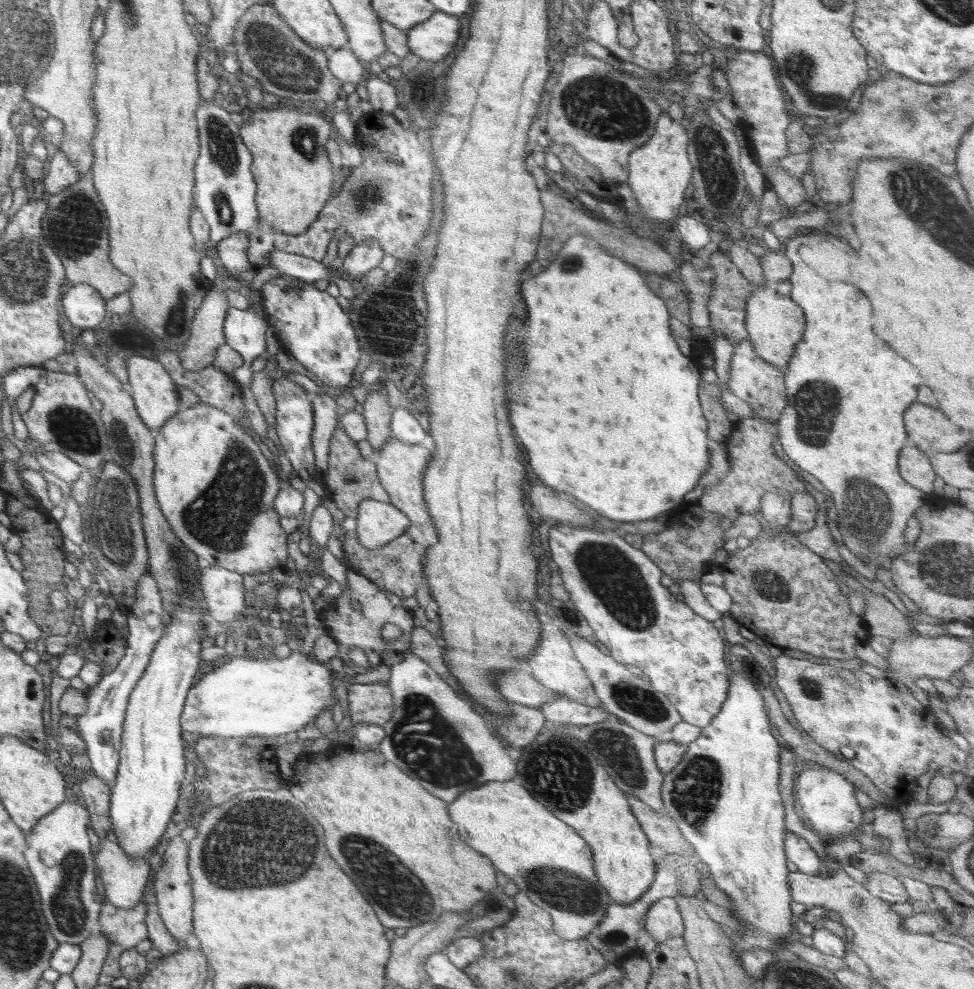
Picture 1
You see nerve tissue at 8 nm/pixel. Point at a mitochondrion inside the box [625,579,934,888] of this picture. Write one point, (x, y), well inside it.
(696, 792)

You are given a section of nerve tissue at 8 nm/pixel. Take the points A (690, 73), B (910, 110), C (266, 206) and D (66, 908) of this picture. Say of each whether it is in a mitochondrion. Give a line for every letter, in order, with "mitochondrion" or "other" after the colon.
A: other
B: mitochondrion
C: other
D: mitochondrion

